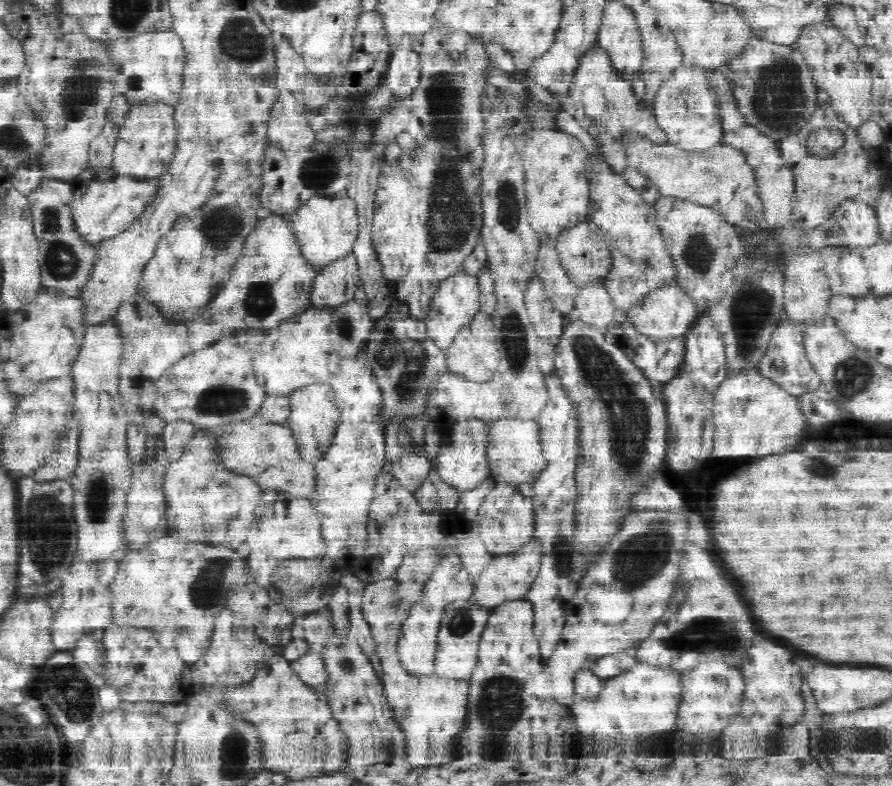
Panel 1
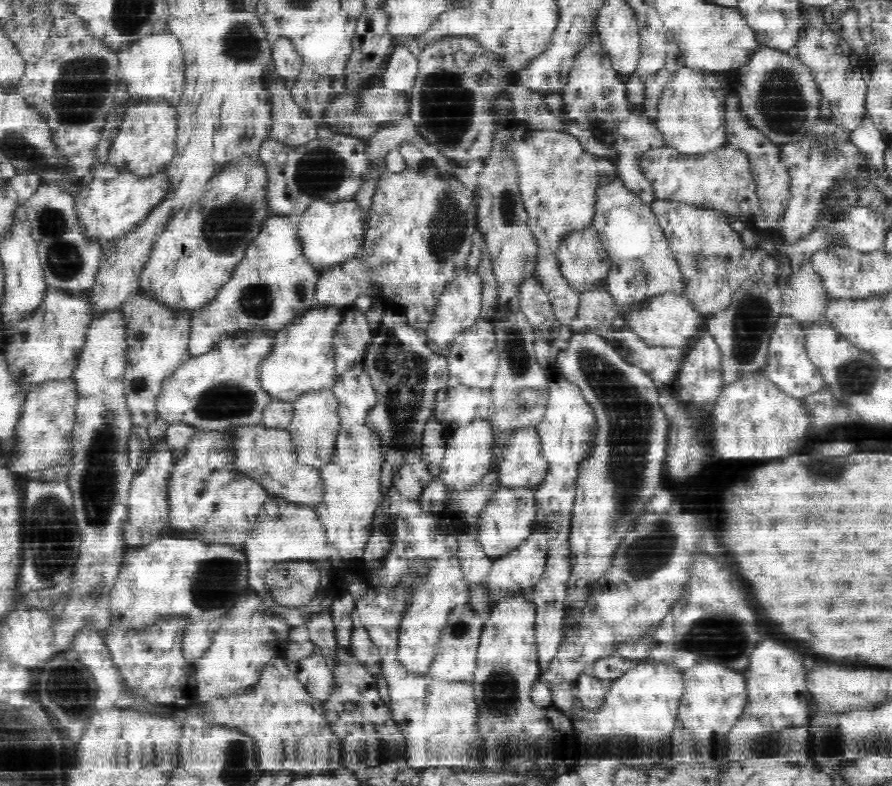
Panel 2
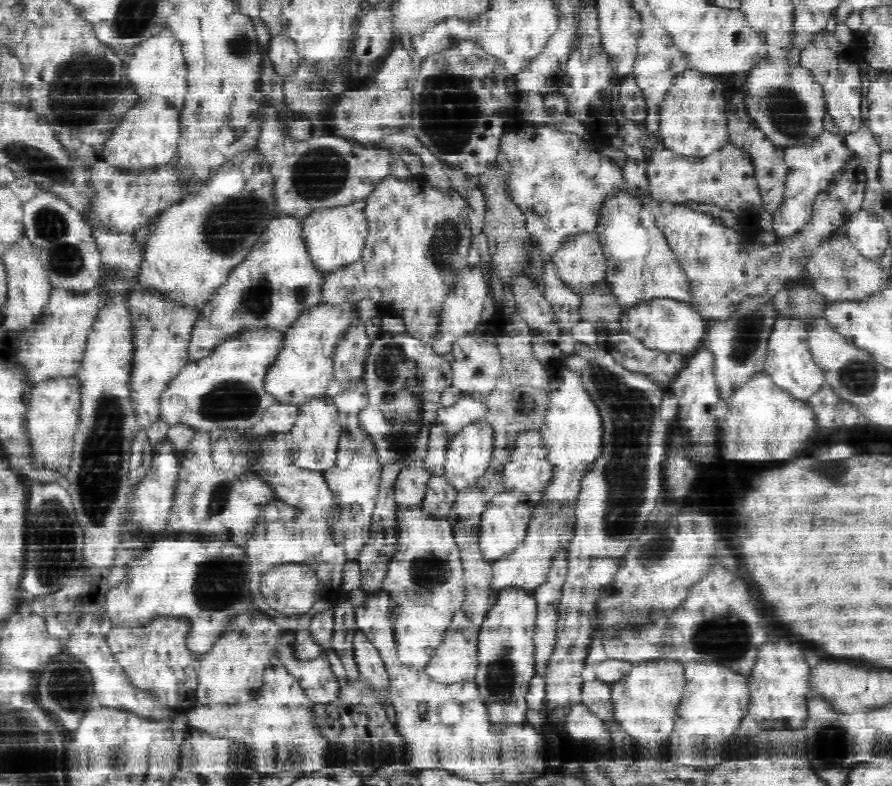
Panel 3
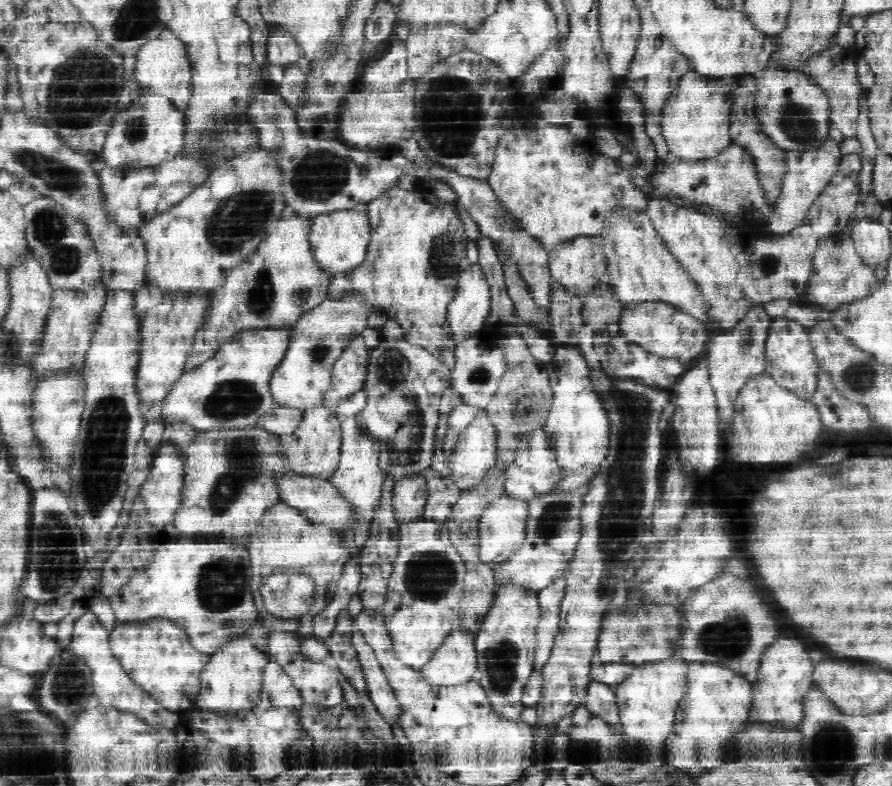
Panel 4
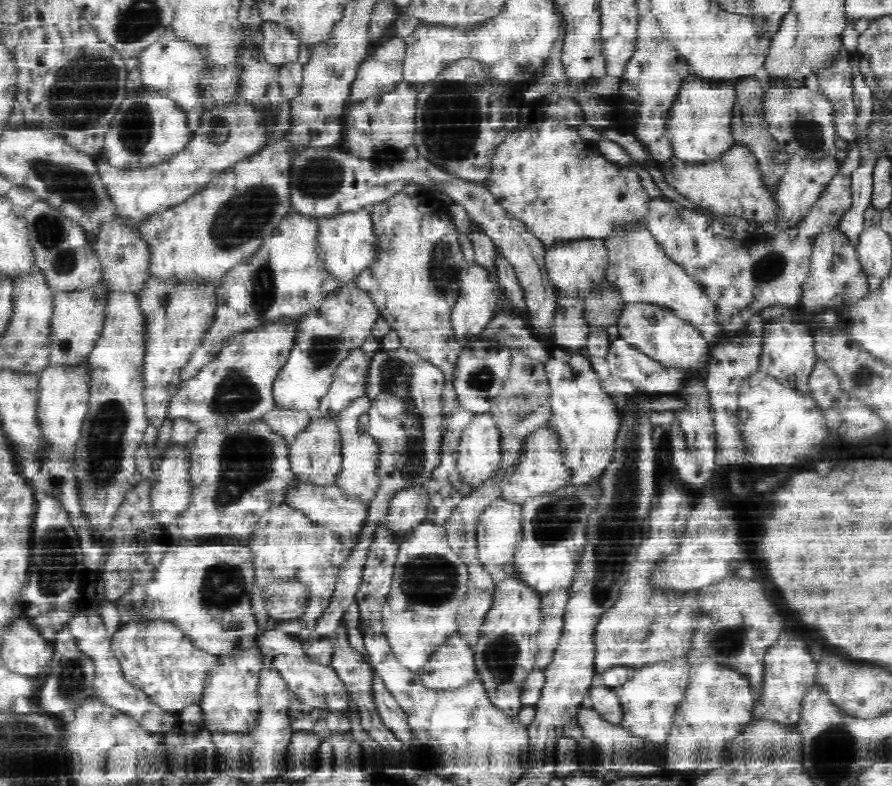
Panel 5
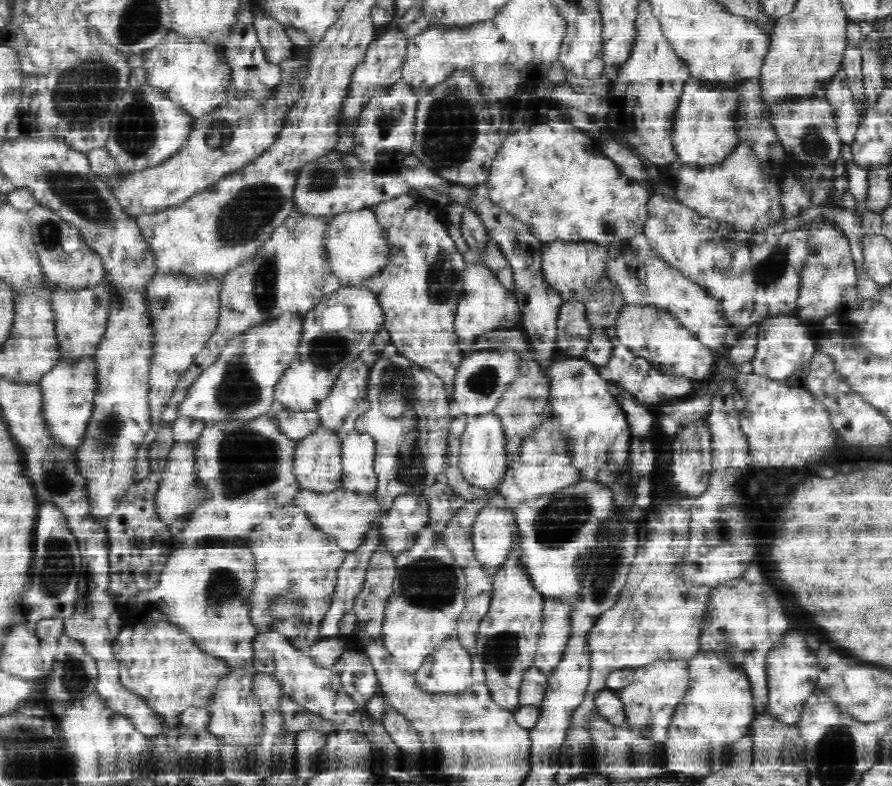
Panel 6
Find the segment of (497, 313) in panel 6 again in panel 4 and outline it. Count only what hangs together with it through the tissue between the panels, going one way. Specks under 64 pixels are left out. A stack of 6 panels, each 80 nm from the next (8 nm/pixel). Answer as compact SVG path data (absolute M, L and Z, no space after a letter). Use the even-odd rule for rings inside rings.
M470 265L461 271L455 295L447 304L447 324L456 342L468 338L485 322L491 307L489 284L482 267Z

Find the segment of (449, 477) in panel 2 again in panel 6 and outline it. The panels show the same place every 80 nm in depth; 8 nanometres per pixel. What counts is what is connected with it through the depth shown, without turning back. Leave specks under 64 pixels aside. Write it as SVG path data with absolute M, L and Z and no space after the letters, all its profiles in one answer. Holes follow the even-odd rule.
M496 414L479 415L469 418L466 429L460 436L459 469L463 479L484 490L496 490L507 472L506 441L504 429Z

